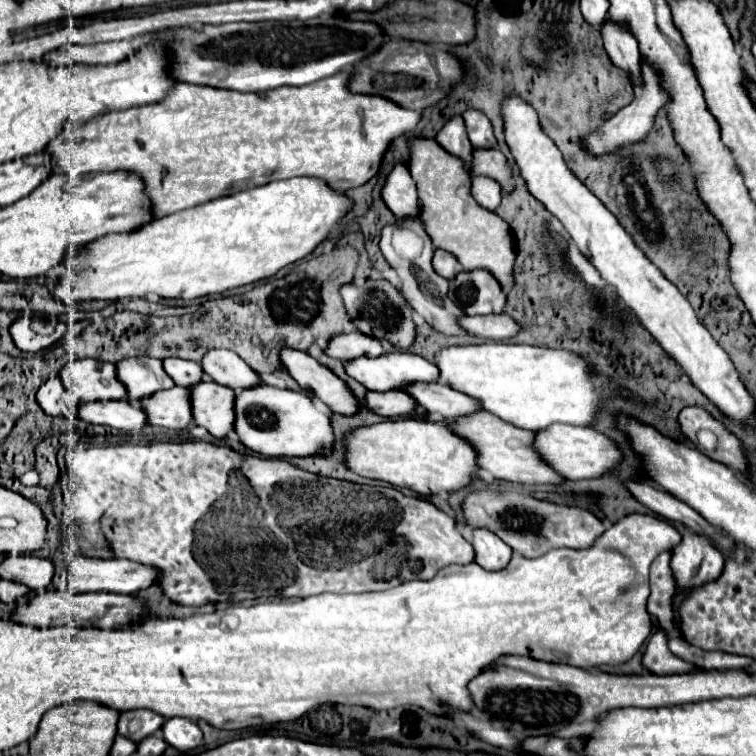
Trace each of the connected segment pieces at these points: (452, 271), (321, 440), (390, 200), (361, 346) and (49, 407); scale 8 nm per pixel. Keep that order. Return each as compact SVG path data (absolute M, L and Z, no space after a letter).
M435 250L433 256L433 268L437 274L441 274L447 280L453 280L453 276L459 272L459 260L453 258L449 252L445 250Z
M267 384L247 388L235 398L235 432L239 440L257 454L271 458L305 458L305 456L327 456L333 452L335 434L331 420L321 414L311 398L303 392L279 390Z
M397 164L387 176L385 188L381 192L389 210L401 216L419 216L419 200L417 200L417 182L409 174L405 164Z
M351 332L351 334L333 338L329 342L325 354L339 362L349 362L349 360L355 360L357 356L369 356L369 358L381 356L383 346L379 340L375 340L371 336L365 336L361 332Z
M49 378L37 392L39 406L49 412L51 416L63 416L65 410L75 410L77 404L67 398L65 386L61 384L61 378Z

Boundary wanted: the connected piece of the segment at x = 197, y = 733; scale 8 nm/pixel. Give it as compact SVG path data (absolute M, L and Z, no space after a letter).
M169 718L165 720L161 730L163 730L165 742L175 746L181 752L189 752L197 748L203 740L201 728L193 720L185 720L185 718Z

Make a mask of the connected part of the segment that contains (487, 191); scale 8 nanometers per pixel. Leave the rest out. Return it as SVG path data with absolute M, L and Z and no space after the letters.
M473 176L473 188L471 188L473 198L487 210L495 212L501 204L501 186L491 180L491 178L483 178L483 176Z

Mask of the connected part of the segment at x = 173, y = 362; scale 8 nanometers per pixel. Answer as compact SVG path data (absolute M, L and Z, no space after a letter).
M167 358L163 360L163 366L165 372L175 380L175 384L185 388L191 388L191 384L199 384L205 376L203 368L197 362L189 362L181 358Z

